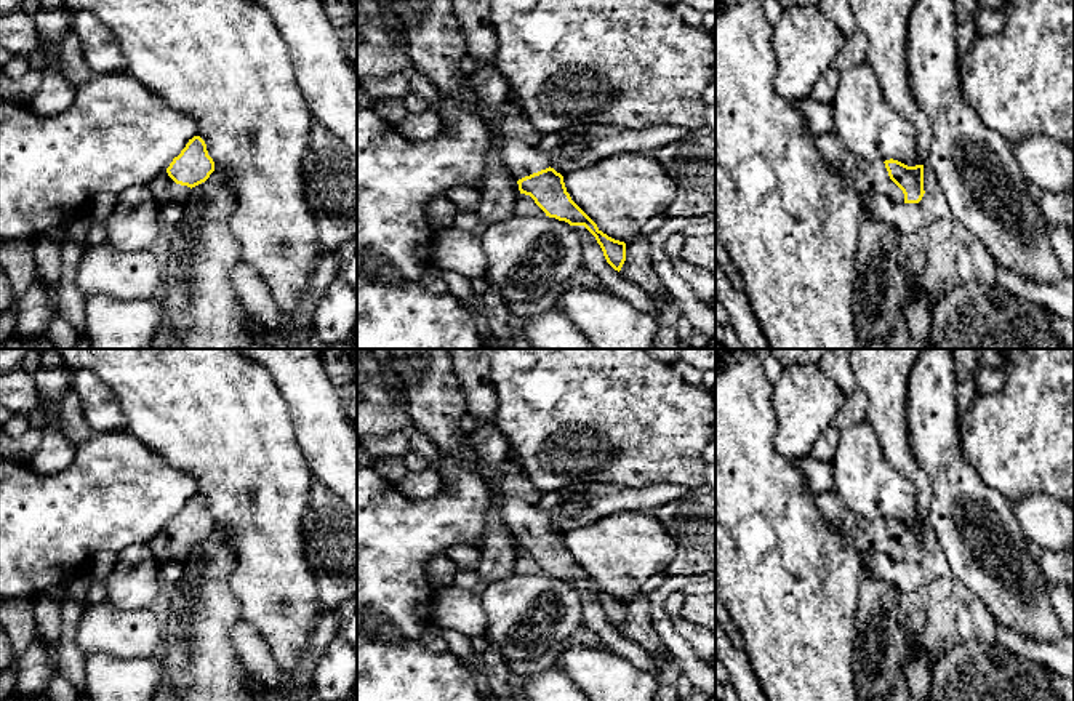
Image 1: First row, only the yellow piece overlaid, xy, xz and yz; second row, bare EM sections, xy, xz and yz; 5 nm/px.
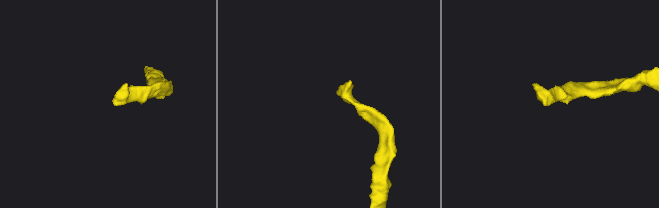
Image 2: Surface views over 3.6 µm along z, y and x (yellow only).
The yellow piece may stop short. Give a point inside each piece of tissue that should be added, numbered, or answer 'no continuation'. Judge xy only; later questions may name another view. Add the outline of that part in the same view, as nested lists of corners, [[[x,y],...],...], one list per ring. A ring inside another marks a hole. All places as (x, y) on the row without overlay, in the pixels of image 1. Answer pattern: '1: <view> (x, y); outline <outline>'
1: xy (164, 548); outline [[[166,530],[158,533],[154,539],[147,541],[146,544],[160,565],[170,560],[184,562],[192,551],[190,546],[176,543]]]

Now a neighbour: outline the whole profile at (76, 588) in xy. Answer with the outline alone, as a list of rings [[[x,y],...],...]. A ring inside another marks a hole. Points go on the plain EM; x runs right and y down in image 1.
[[[82,571],[64,584],[64,597],[70,597],[80,605],[86,607],[86,592],[91,581],[93,579],[90,578],[90,575],[86,571]]]

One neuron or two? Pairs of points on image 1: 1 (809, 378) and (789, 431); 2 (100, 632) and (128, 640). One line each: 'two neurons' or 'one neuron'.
1: one neuron
2: one neuron

